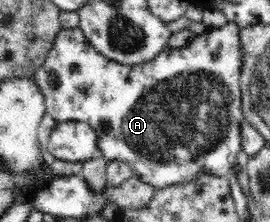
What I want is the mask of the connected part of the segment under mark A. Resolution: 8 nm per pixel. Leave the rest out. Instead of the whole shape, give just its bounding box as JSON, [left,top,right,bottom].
[32,21,245,190]

